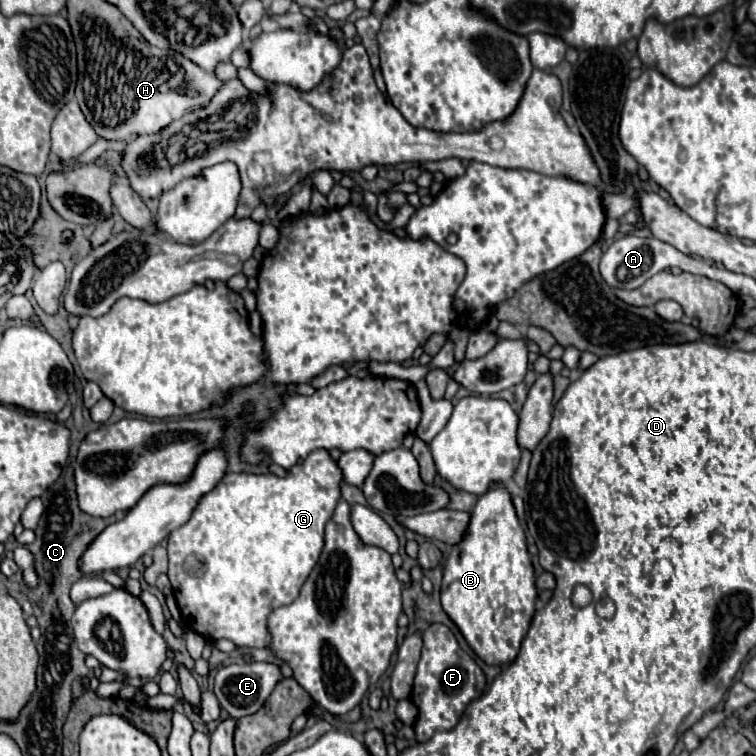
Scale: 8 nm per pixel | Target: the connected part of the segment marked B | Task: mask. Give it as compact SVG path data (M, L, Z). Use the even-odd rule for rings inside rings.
M496 482L478 496L470 524L444 560L442 608L486 664L510 664L528 632L538 598L526 536L516 518L510 492Z

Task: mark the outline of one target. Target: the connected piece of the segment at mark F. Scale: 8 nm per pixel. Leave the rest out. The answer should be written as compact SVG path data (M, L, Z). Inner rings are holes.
M430 624L426 632L422 632L422 658L418 664L418 672L414 678L414 688L410 694L410 700L416 704L418 708L418 718L414 722L414 732L416 732L416 740L418 742L426 742L430 740L430 736L436 730L450 730L454 728L454 724L460 720L462 712L466 710L466 704L470 704L472 700L476 700L484 688L486 688L486 676L482 672L482 668L476 664L476 660L472 656L468 656L456 642L456 636L452 634L452 630L444 624Z

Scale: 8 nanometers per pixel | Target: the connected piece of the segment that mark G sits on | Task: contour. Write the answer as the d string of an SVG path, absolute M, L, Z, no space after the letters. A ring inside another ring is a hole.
M316 450L312 452L302 464L296 464L290 468L290 474L286 478L278 478L274 474L226 474L216 486L214 490L210 490L208 494L204 494L190 520L186 524L182 524L180 528L176 528L174 532L170 532L168 536L168 544L166 544L166 550L168 550L168 578L172 582L172 588L174 588L174 598L180 606L180 612L182 612L182 620L184 624L198 632L200 636L204 636L208 642L216 642L220 638L228 638L232 640L238 648L266 648L270 644L270 634L268 634L268 628L266 628L266 618L268 614L278 608L278 606L284 606L284 604L290 604L298 598L300 594L300 588L304 584L304 580L308 578L308 574L312 572L312 568L316 566L318 558L320 558L320 552L322 552L322 546L324 546L324 526L326 522L332 518L334 514L334 508L338 504L338 498L340 498L340 482L342 482L342 472L338 468L338 464L328 456L326 450Z

